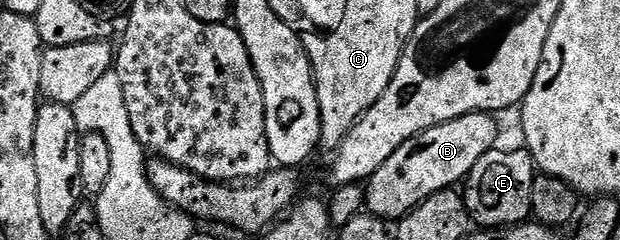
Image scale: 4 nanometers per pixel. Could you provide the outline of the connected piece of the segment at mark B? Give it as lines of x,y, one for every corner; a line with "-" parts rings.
468,113
407,139
407,143
369,177
365,185
366,210
382,217
386,223
396,223
431,195
464,182
475,163
498,144
497,125
493,120
487,113

